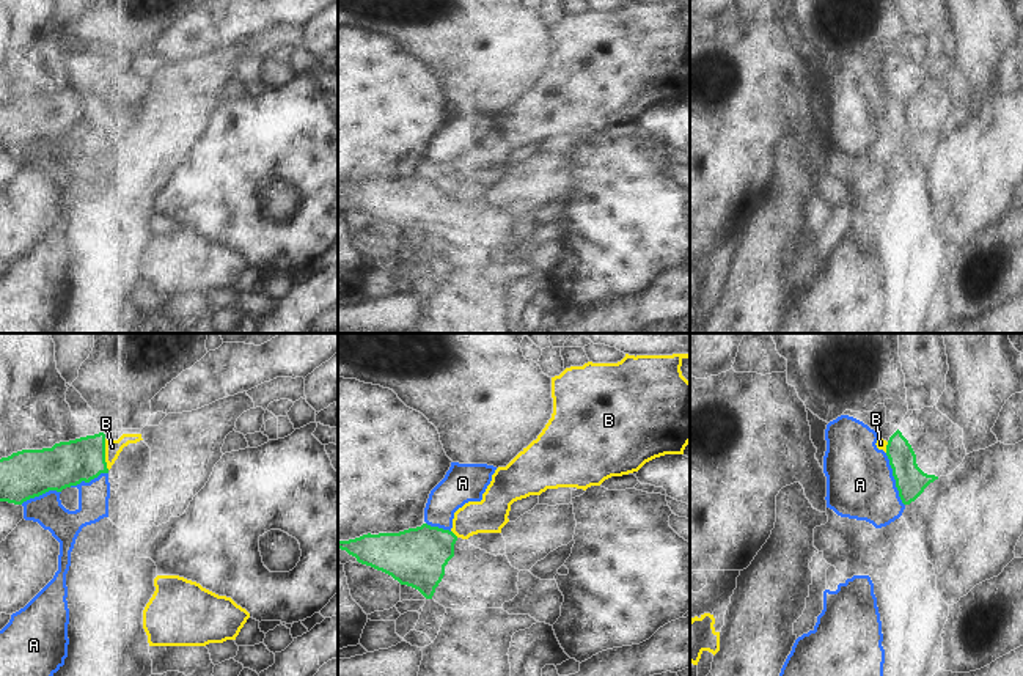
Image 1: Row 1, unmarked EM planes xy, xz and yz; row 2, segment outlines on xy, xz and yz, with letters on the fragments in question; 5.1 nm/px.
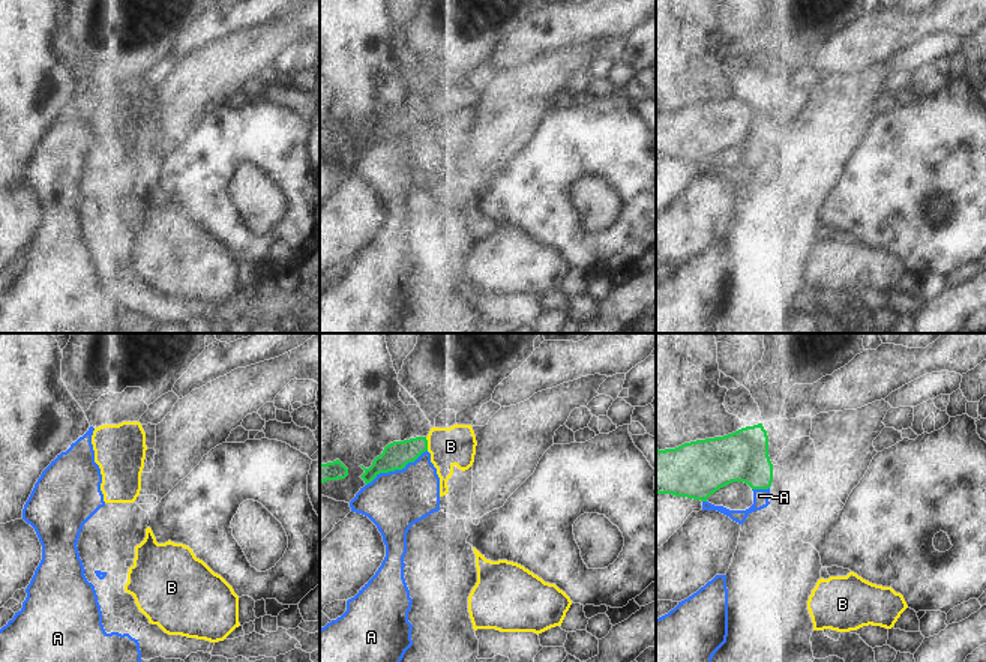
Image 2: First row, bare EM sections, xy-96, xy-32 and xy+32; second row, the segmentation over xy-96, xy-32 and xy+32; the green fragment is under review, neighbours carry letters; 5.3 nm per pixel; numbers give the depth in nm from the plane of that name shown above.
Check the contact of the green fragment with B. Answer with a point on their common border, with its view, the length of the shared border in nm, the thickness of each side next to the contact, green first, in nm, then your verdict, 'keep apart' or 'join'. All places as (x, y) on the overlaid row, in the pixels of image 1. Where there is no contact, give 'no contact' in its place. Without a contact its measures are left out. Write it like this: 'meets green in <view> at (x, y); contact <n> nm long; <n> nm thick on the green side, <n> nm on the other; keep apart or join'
meets green in xy at (104, 455); contact 160 nm long; 220 nm thick on the green side, 80 nm on the other; keep apart

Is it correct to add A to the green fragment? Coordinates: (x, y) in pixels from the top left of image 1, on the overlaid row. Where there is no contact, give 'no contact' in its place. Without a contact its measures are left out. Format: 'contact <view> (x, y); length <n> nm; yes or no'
contact yz (894, 478); length 280 nm; no

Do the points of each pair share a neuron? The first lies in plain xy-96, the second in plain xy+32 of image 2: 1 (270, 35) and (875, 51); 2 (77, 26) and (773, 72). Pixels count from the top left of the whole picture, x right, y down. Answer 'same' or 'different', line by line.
1: different
2: same

